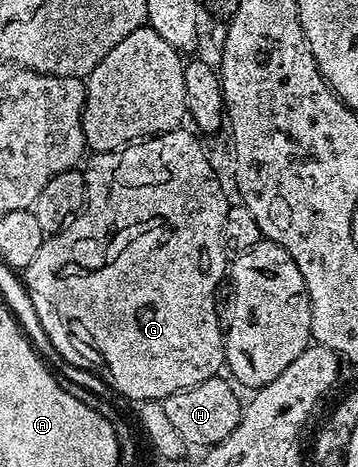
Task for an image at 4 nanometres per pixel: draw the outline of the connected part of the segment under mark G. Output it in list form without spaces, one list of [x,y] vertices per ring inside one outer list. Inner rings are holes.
[[[180,127],[168,133],[162,133],[159,137],[149,137],[125,145],[111,153],[91,153],[86,158],[87,169],[82,170],[87,184],[87,200],[82,210],[76,213],[58,233],[50,234],[43,240],[41,251],[33,255],[33,263],[29,263],[29,267],[21,273],[21,280],[26,289],[33,289],[39,299],[53,303],[51,307],[59,309],[61,313],[77,317],[93,333],[95,341],[99,343],[105,357],[109,359],[109,365],[115,371],[113,373],[115,381],[121,387],[118,396],[135,401],[134,403],[162,402],[163,398],[177,391],[192,389],[197,387],[197,383],[205,383],[205,379],[216,376],[225,365],[225,329],[221,324],[221,317],[219,321],[218,311],[215,310],[215,292],[218,291],[222,281],[224,284],[225,274],[229,269],[229,257],[221,239],[229,198],[198,139],[200,140],[190,128]]]

